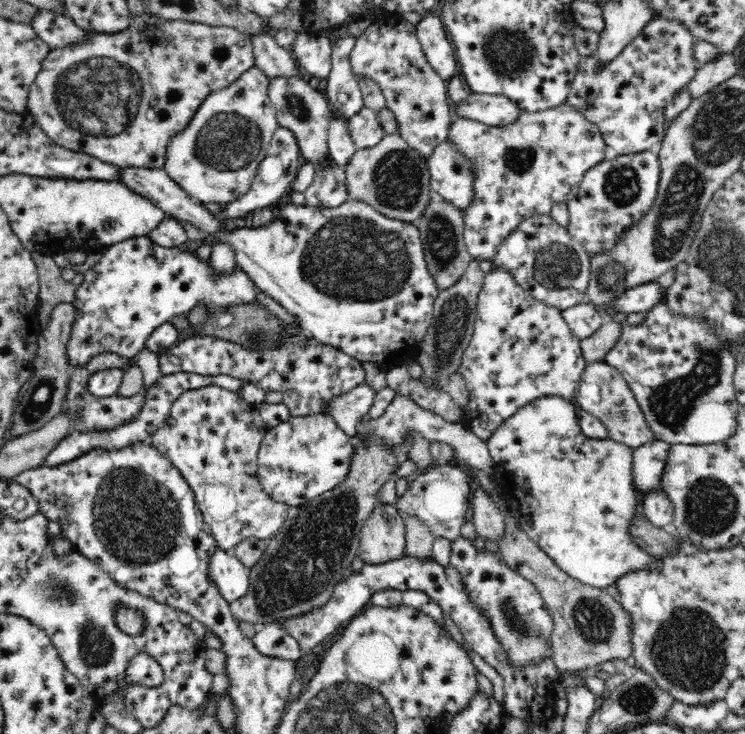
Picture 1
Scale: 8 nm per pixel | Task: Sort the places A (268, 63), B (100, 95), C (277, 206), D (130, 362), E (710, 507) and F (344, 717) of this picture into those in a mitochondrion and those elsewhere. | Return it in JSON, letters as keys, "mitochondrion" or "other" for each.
{"A":"other","B":"mitochondrion","C":"other","D":"other","E":"mitochondrion","F":"mitochondrion"}

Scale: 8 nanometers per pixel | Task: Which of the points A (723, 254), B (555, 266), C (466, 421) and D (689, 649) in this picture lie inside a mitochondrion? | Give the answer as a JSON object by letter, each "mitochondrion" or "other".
{"A":"mitochondrion","B":"mitochondrion","C":"other","D":"mitochondrion"}

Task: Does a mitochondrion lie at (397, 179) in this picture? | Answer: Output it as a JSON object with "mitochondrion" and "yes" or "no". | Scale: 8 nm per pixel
{"mitochondrion":"yes"}

